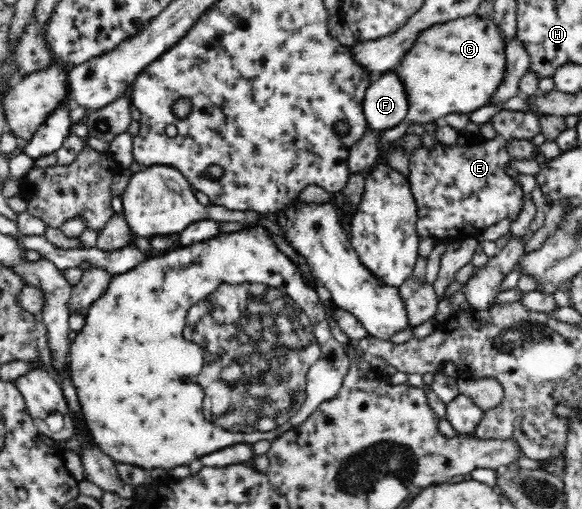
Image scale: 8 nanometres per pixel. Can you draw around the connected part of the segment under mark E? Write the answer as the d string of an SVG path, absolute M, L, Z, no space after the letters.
M500 110L490 118L490 126L495 135L491 139L472 138L471 143L446 145L435 140L431 147L421 144L408 154L408 180L418 206L418 235L438 241L461 241L479 238L485 229L507 221L510 224L517 221L522 213L524 204L523 185L516 173L509 168L510 155L507 147L513 139L532 140L541 133L541 122L537 112L523 112L516 110Z

